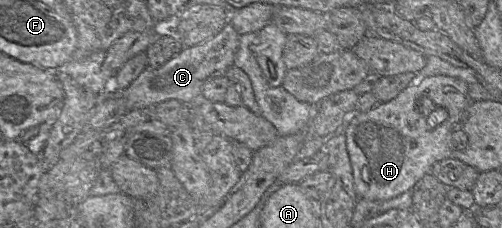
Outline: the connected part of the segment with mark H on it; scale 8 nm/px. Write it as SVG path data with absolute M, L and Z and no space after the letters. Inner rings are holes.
M445 75L419 77L419 79L405 88L396 98L387 103L379 103L373 109L353 113L342 128L346 136L346 148L352 167L355 191L359 198L385 201L406 191L412 190L414 185L431 171L434 163L452 158L451 136L453 131L463 121L465 112L471 104L467 84L461 79ZM423 97L429 98L436 107L445 108L448 118L432 128L427 118L418 111L417 103Z

